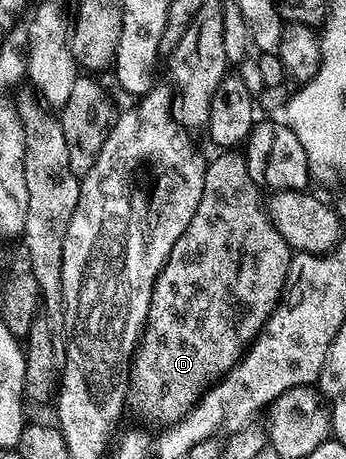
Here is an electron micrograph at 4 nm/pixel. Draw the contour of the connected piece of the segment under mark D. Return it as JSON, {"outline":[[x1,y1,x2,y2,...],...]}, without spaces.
{"outline":[[235,148,216,154,206,164,200,204,152,288,146,329,130,364,129,401,138,405,140,413,166,422,162,424,183,418,204,391,242,361,242,355,278,307,292,257,289,244,270,220,263,191,248,172,245,153]]}

